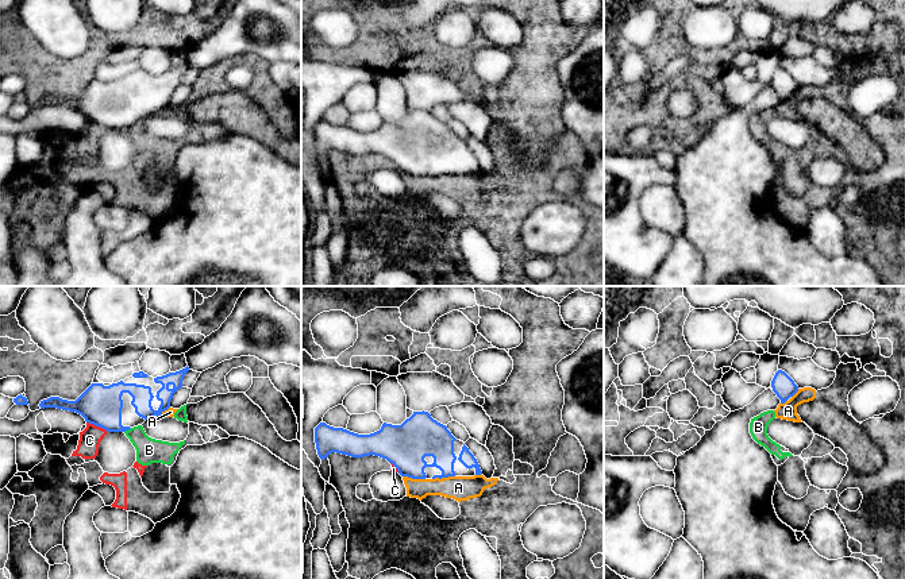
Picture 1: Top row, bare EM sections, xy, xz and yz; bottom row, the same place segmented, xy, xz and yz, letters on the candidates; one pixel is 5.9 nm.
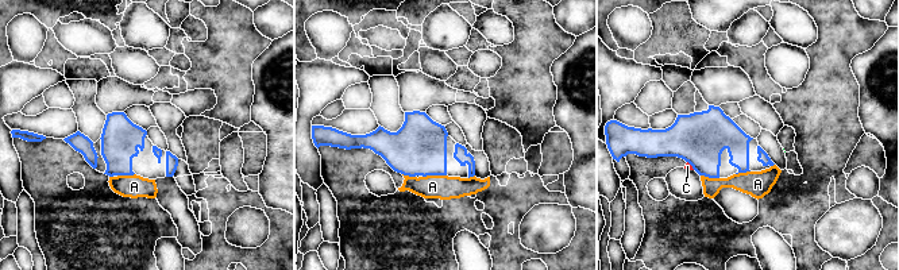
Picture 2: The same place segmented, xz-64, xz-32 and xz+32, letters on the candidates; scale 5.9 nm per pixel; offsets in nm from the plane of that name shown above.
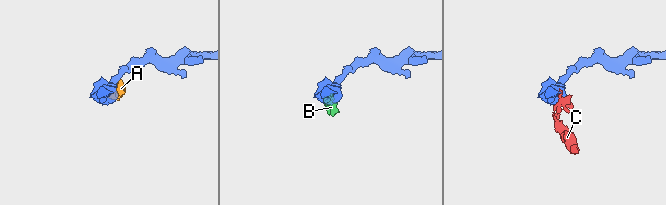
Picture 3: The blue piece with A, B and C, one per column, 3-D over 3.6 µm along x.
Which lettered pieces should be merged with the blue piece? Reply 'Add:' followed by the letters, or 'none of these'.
Add: none of these

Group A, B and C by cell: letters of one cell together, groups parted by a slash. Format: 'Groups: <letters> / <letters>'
Groups: A B C

